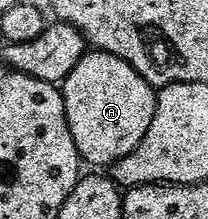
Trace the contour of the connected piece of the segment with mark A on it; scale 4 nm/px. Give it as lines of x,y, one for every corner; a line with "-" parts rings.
89,51
70,71
70,75
62,83
64,106
68,116
70,135
74,135
74,143
80,152
81,162
92,164
92,167
111,167
117,165
142,139
146,139
146,131
150,131
150,123
154,123
156,114
157,90
130,63
118,59
118,55
110,55
99,51

